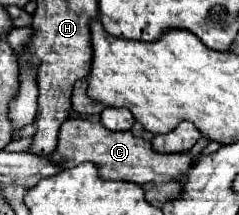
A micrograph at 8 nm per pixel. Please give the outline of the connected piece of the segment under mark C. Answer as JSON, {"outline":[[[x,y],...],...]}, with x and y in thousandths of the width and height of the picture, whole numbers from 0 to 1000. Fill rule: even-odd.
{"outline":[[[289,549],[255,577],[238,688],[197,735],[205,753],[255,781],[305,781],[339,753],[389,753],[414,781],[414,819],[431,837],[515,837],[515,847],[565,847],[565,856],[615,856],[615,847],[674,856],[707,837],[757,847],[766,809],[808,763],[808,735],[782,707],[665,716],[632,688],[632,660],[598,642],[565,642],[548,614],[464,614],[431,577],[389,577],[339,549]]]}

